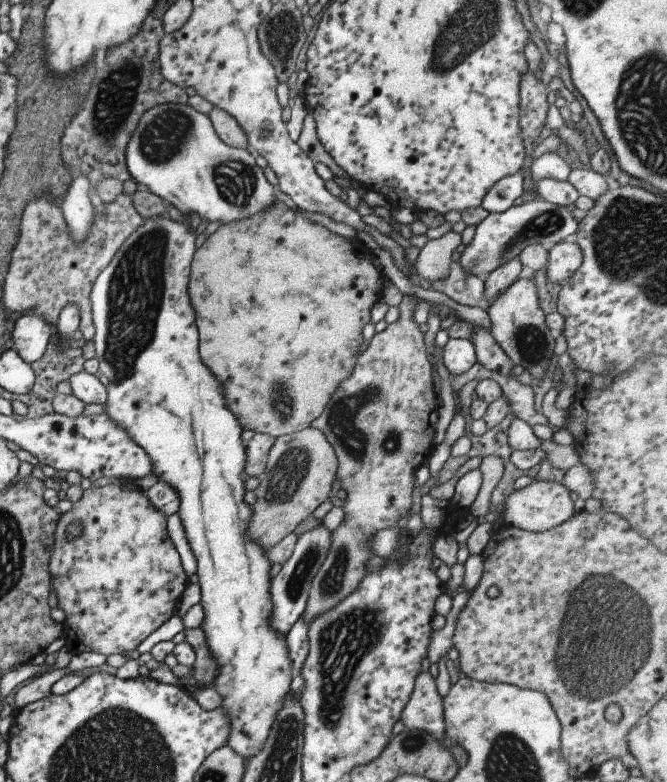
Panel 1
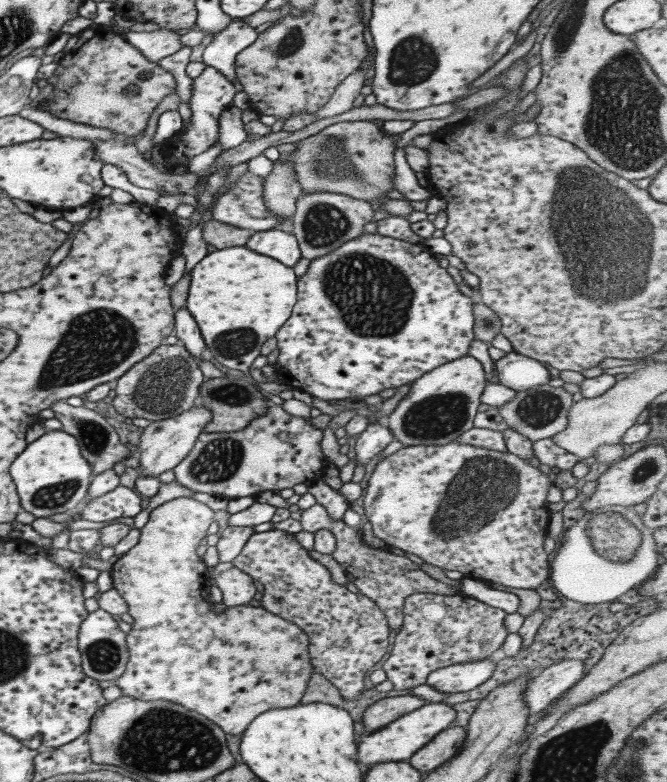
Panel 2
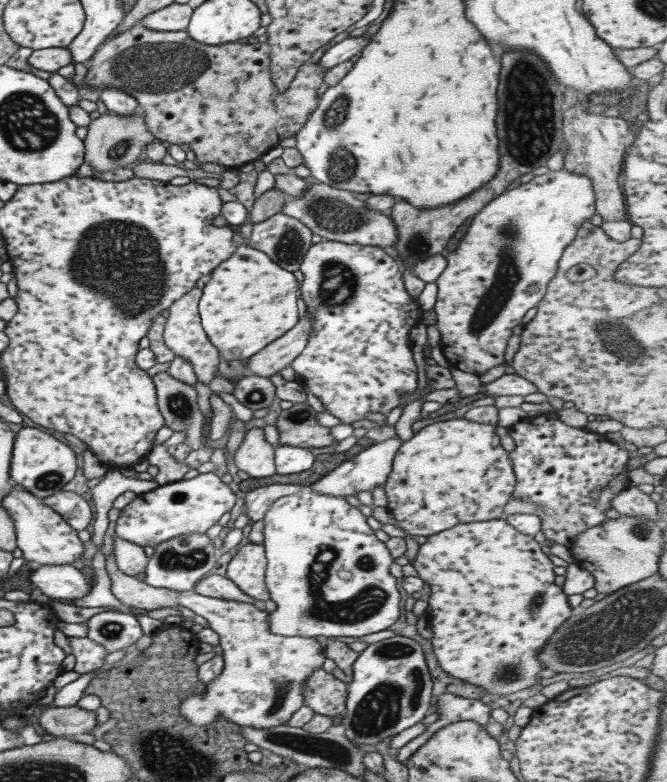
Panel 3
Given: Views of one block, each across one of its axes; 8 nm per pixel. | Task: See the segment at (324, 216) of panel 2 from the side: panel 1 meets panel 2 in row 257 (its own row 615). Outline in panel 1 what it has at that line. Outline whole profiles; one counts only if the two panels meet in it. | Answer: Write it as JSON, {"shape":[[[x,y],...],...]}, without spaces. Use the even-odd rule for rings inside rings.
{"shape":[[[403,295],[397,305],[399,316],[384,330],[374,333],[357,356],[351,374],[337,384],[329,396],[321,414],[311,422],[310,427],[320,430],[331,445],[337,460],[336,486],[345,490],[345,499],[340,502],[343,522],[331,531],[331,544],[325,562],[311,579],[308,597],[301,618],[305,624],[337,606],[345,596],[349,596],[365,576],[365,564],[371,558],[371,538],[377,530],[393,528],[411,506],[411,488],[415,471],[425,460],[429,460],[435,448],[433,434],[437,424],[437,409],[440,406],[437,382],[429,356],[423,345],[423,334],[412,319],[415,311],[415,296]]]}

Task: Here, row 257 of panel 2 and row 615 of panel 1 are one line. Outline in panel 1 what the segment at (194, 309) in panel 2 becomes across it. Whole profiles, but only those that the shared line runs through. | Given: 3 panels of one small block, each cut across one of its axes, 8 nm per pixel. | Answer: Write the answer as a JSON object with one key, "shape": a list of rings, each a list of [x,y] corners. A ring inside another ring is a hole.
{"shape":[[[165,215],[155,216],[155,218],[143,218],[143,224],[139,224],[136,228],[133,228],[133,232],[123,240],[123,244],[120,244],[117,248],[117,252],[113,254],[113,258],[109,260],[105,268],[97,274],[97,278],[93,282],[90,290],[90,294],[87,297],[89,302],[89,307],[91,311],[91,324],[93,324],[93,344],[95,350],[95,358],[98,362],[98,375],[102,374],[107,378],[108,382],[105,386],[105,410],[103,414],[117,426],[125,428],[127,436],[131,438],[133,444],[137,444],[139,448],[143,448],[143,452],[149,454],[151,462],[153,462],[153,470],[155,474],[161,474],[159,478],[163,482],[169,482],[169,486],[173,486],[179,494],[179,516],[181,516],[181,522],[185,526],[185,536],[187,536],[187,542],[189,542],[189,548],[193,550],[195,558],[197,558],[197,580],[198,584],[201,584],[201,606],[203,606],[203,612],[205,612],[205,618],[203,622],[200,622],[199,627],[203,624],[203,634],[205,634],[205,640],[209,644],[209,650],[213,654],[213,658],[219,662],[219,676],[215,680],[215,686],[213,690],[219,692],[219,696],[223,696],[223,702],[220,703],[219,708],[227,714],[227,720],[229,720],[229,736],[227,736],[227,742],[225,746],[231,748],[235,754],[239,754],[243,758],[243,762],[249,762],[249,758],[253,758],[265,744],[267,736],[269,736],[269,728],[273,724],[273,718],[277,716],[277,712],[283,708],[285,702],[285,692],[289,690],[289,682],[293,679],[294,671],[293,668],[289,668],[289,658],[287,658],[287,648],[285,648],[285,640],[279,638],[275,632],[269,630],[267,626],[267,616],[269,616],[269,610],[271,610],[271,604],[269,604],[269,585],[270,576],[269,570],[271,569],[271,562],[267,560],[267,554],[265,550],[261,550],[259,544],[255,544],[253,540],[249,540],[245,536],[245,528],[247,528],[247,522],[249,522],[249,516],[251,516],[251,506],[245,503],[243,500],[244,493],[247,491],[244,488],[244,480],[241,482],[239,480],[239,472],[243,470],[243,462],[245,462],[245,450],[241,446],[241,430],[235,422],[235,418],[231,416],[231,412],[225,408],[225,400],[223,400],[223,394],[219,392],[219,384],[213,380],[213,376],[207,372],[207,368],[201,364],[199,356],[197,356],[197,330],[195,330],[195,324],[193,324],[193,310],[189,306],[189,298],[187,298],[187,282],[185,282],[185,274],[189,268],[189,260],[191,260],[191,254],[193,254],[193,232],[189,232],[187,226],[179,224],[179,222],[173,222],[169,218],[165,218]],[[175,254],[185,254],[185,262],[177,262],[177,270],[173,270],[173,260],[175,260]]]}

